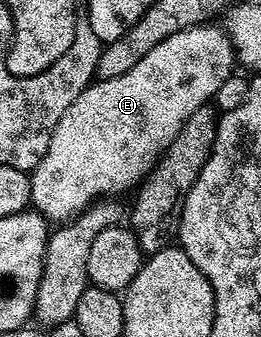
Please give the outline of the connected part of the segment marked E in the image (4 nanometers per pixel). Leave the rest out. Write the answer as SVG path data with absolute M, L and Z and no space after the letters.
M215 23L194 25L177 35L169 35L137 63L125 75L113 79L95 79L71 106L61 115L57 127L51 133L47 154L39 165L30 170L31 205L51 223L71 220L92 203L108 195L119 195L126 189L134 190L149 173L155 162L173 143L183 124L193 111L204 108L207 100L222 90L222 84L236 72L237 62L231 38L226 28Z

